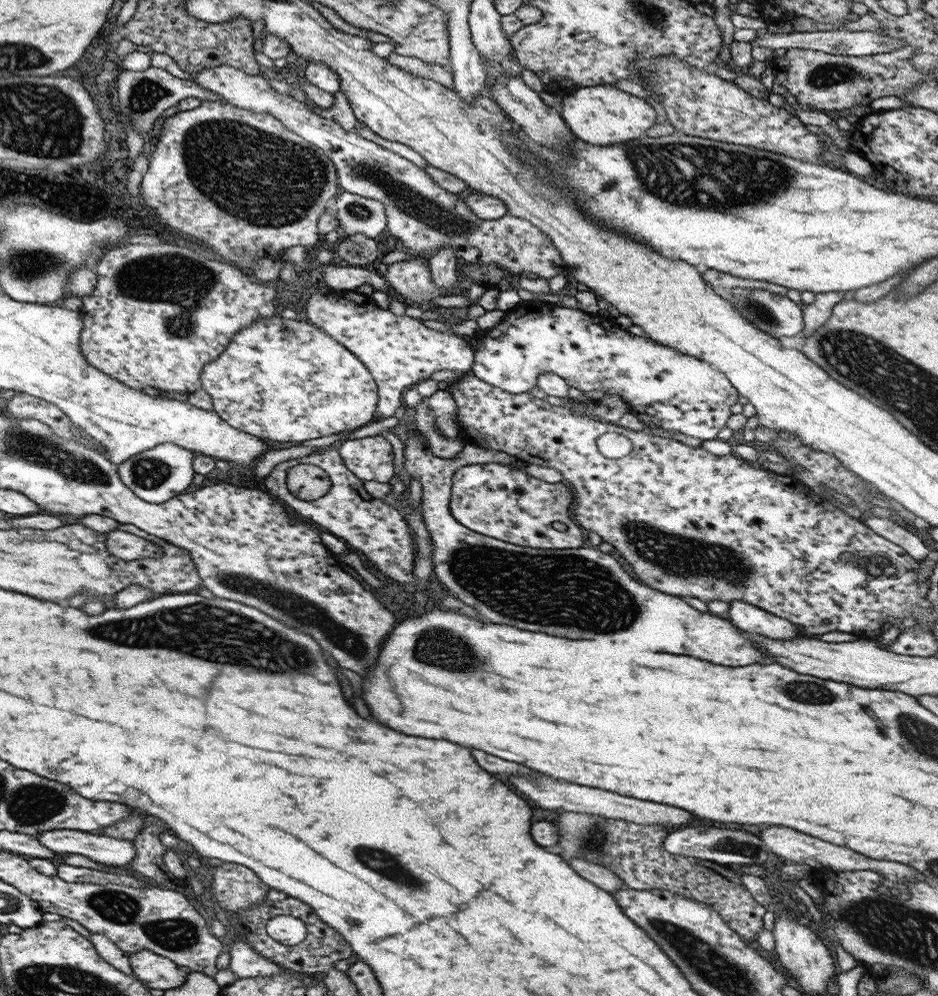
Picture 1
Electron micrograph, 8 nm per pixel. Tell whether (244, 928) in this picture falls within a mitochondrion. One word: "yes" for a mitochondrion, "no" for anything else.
no

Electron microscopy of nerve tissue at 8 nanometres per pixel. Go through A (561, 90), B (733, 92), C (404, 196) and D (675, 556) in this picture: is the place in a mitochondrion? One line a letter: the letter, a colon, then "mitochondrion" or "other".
A: other
B: other
C: mitochondrion
D: mitochondrion

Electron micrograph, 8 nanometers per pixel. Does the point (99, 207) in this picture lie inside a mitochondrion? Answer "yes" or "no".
no

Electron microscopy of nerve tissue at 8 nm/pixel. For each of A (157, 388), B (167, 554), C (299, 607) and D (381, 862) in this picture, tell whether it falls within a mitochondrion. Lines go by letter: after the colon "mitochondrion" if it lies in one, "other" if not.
A: other
B: other
C: mitochondrion
D: mitochondrion

